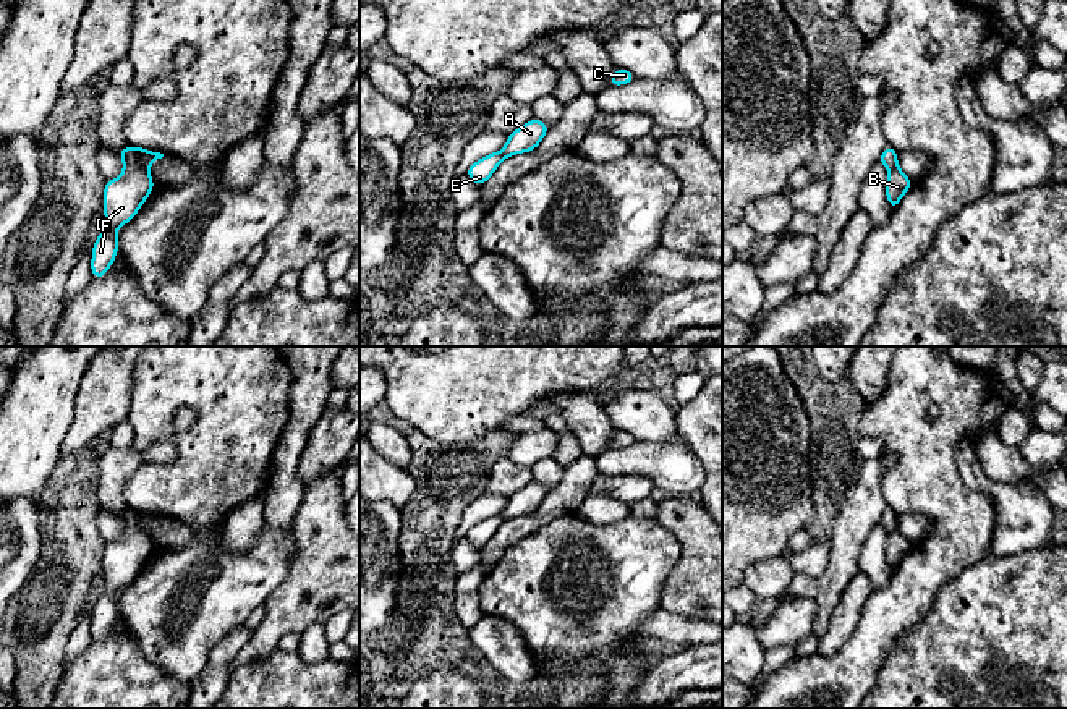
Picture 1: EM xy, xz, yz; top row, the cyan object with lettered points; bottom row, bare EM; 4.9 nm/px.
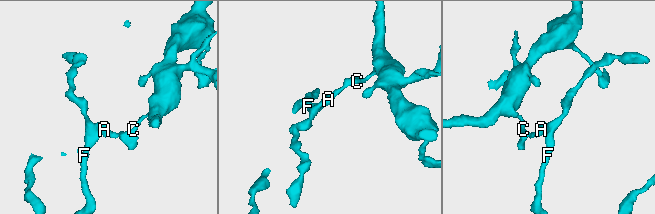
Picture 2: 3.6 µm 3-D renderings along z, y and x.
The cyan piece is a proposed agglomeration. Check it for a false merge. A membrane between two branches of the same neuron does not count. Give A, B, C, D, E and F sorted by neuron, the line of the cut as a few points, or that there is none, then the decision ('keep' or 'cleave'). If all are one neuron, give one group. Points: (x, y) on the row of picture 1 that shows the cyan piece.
A C / B D E F | xy (135, 148), (135, 157), (148, 174) | cleave

